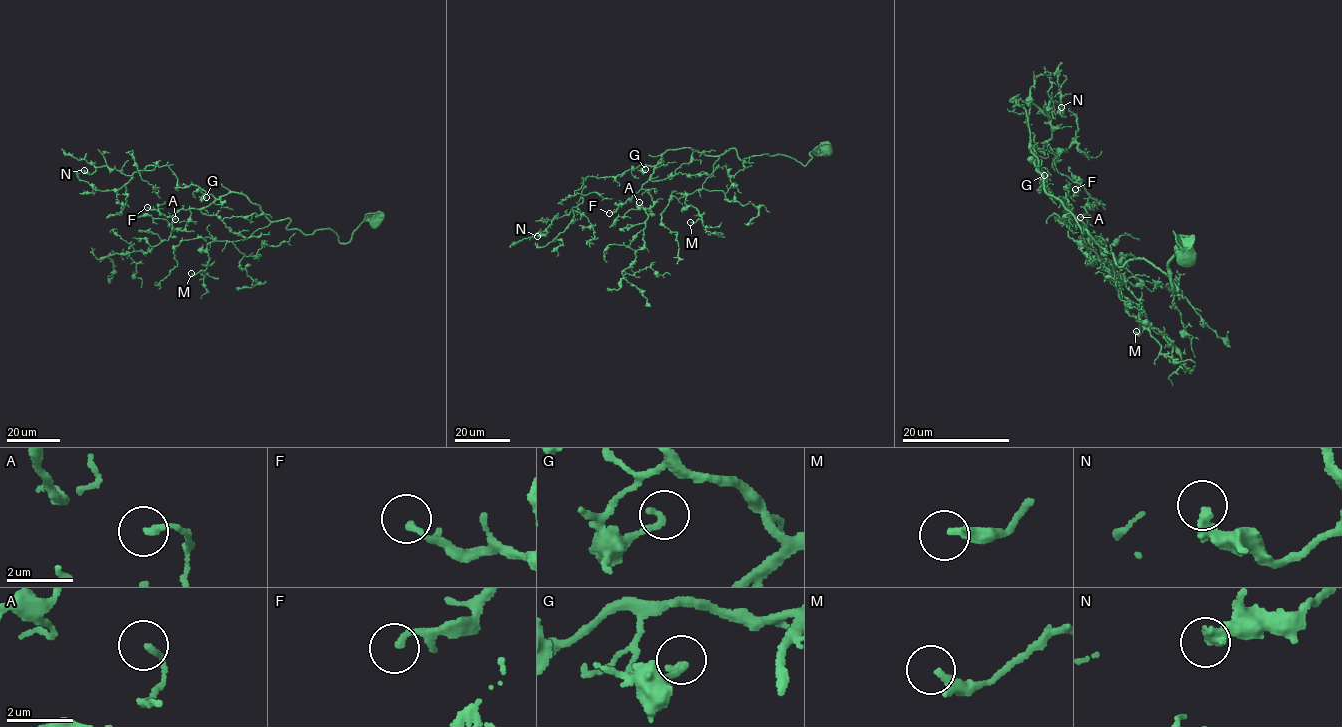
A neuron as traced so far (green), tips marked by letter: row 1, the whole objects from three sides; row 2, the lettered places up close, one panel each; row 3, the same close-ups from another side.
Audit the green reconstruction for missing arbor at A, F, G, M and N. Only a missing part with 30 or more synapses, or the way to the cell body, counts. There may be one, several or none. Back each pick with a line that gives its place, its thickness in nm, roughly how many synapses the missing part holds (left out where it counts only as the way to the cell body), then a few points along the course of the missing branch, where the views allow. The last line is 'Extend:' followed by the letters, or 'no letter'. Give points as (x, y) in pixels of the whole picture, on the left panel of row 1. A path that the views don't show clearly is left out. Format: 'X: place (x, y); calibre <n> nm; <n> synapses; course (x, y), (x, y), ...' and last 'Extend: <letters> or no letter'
Extend: no letter

